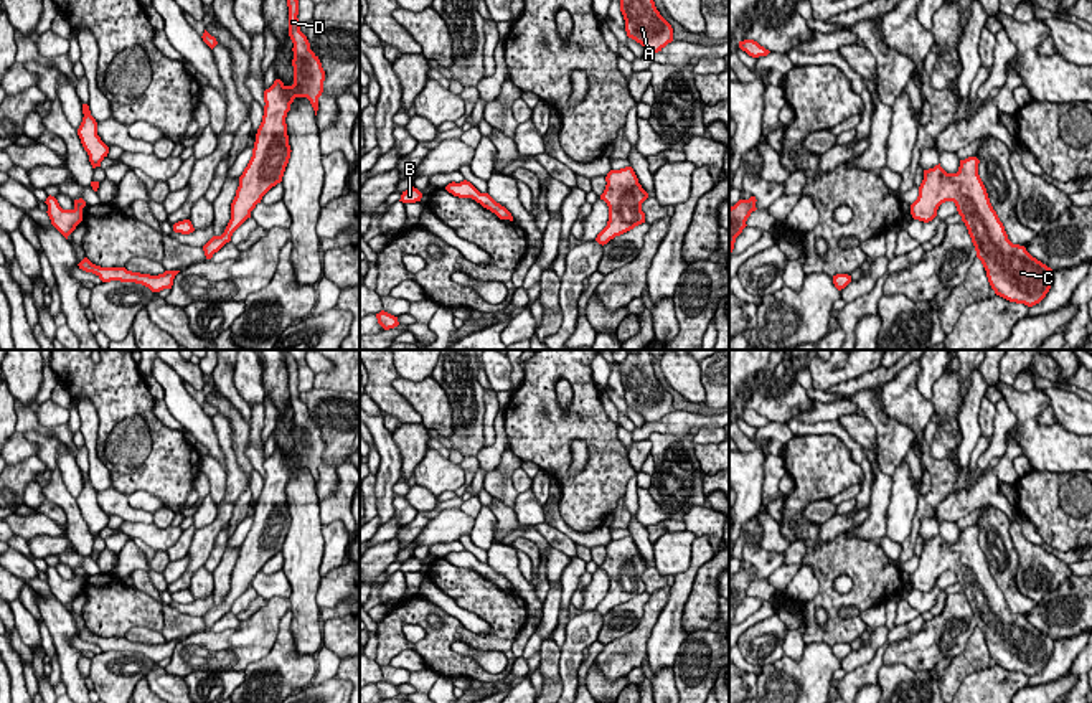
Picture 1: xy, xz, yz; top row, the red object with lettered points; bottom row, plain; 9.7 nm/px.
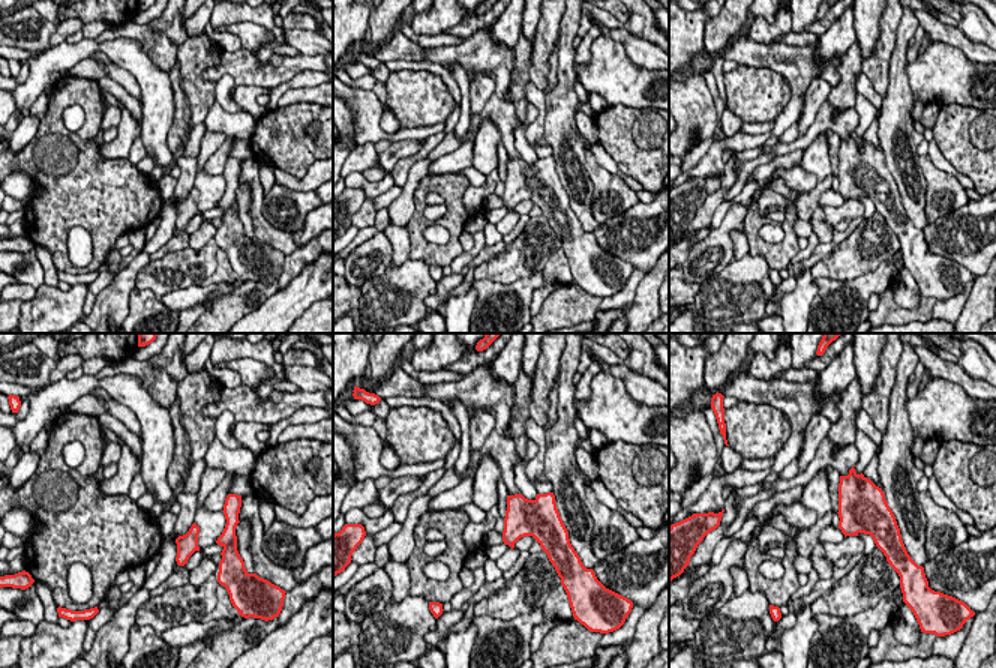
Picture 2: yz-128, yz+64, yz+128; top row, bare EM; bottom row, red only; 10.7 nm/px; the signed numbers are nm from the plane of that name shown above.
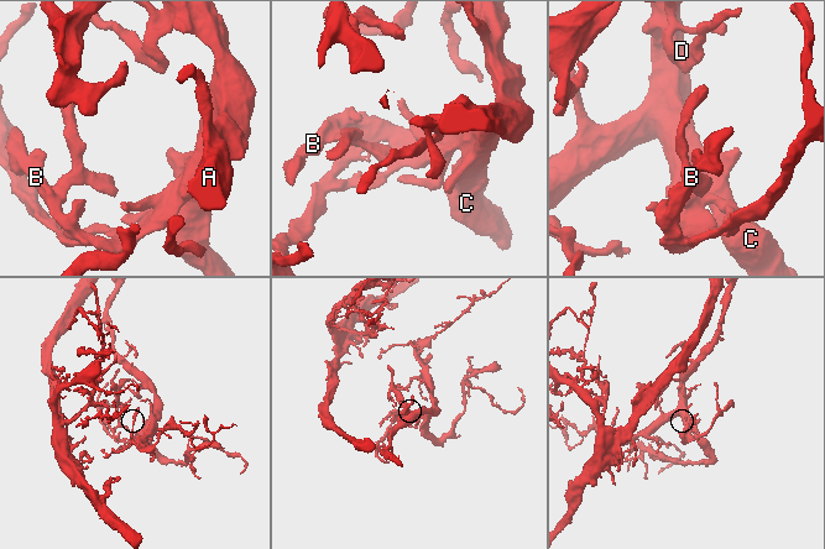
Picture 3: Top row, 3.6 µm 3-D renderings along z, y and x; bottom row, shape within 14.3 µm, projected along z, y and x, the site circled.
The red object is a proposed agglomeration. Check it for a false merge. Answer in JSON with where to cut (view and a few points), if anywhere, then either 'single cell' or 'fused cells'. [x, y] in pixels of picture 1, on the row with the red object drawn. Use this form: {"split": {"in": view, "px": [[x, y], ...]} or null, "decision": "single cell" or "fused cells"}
{"split": null, "decision": "single cell"}

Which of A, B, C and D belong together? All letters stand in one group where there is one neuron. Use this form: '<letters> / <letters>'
A B C D

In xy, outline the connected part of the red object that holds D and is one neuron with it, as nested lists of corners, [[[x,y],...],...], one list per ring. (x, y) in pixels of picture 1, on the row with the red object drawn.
[[[287,0],[289,36],[294,43],[294,84],[285,86],[280,79],[264,91],[264,116],[256,134],[252,157],[239,177],[239,186],[231,203],[231,219],[221,236],[213,236],[205,246],[206,259],[211,259],[233,233],[251,218],[251,211],[262,196],[282,182],[290,158],[285,117],[295,97],[307,97],[318,111],[318,97],[323,92],[325,71],[318,56],[310,50],[307,36],[300,31],[299,0]]]

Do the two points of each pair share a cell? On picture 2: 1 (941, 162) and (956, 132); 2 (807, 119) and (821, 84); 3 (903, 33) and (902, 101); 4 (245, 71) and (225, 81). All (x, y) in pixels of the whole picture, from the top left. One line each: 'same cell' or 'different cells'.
1: different cells
2: same cell
3: same cell
4: different cells

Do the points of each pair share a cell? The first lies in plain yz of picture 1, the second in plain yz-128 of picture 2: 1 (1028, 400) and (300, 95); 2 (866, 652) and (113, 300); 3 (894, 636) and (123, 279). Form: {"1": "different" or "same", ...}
{"1": "same", "2": "different", "3": "different"}

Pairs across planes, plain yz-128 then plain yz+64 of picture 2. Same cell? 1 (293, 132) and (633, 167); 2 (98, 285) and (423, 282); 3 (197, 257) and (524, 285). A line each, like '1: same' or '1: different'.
1: same
2: different
3: different

